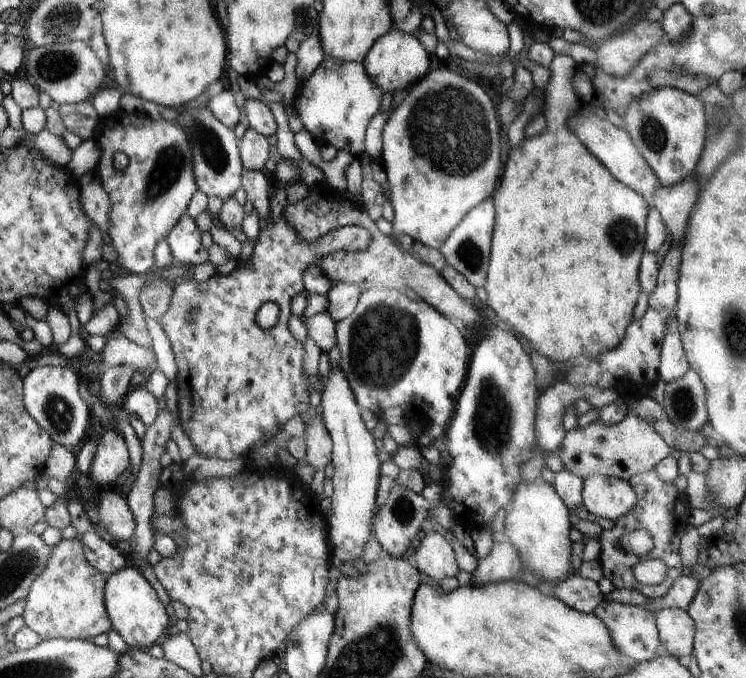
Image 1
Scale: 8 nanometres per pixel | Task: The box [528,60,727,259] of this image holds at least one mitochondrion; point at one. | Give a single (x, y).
(655, 136)

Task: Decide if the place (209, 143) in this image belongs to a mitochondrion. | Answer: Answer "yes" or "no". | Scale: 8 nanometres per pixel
yes

